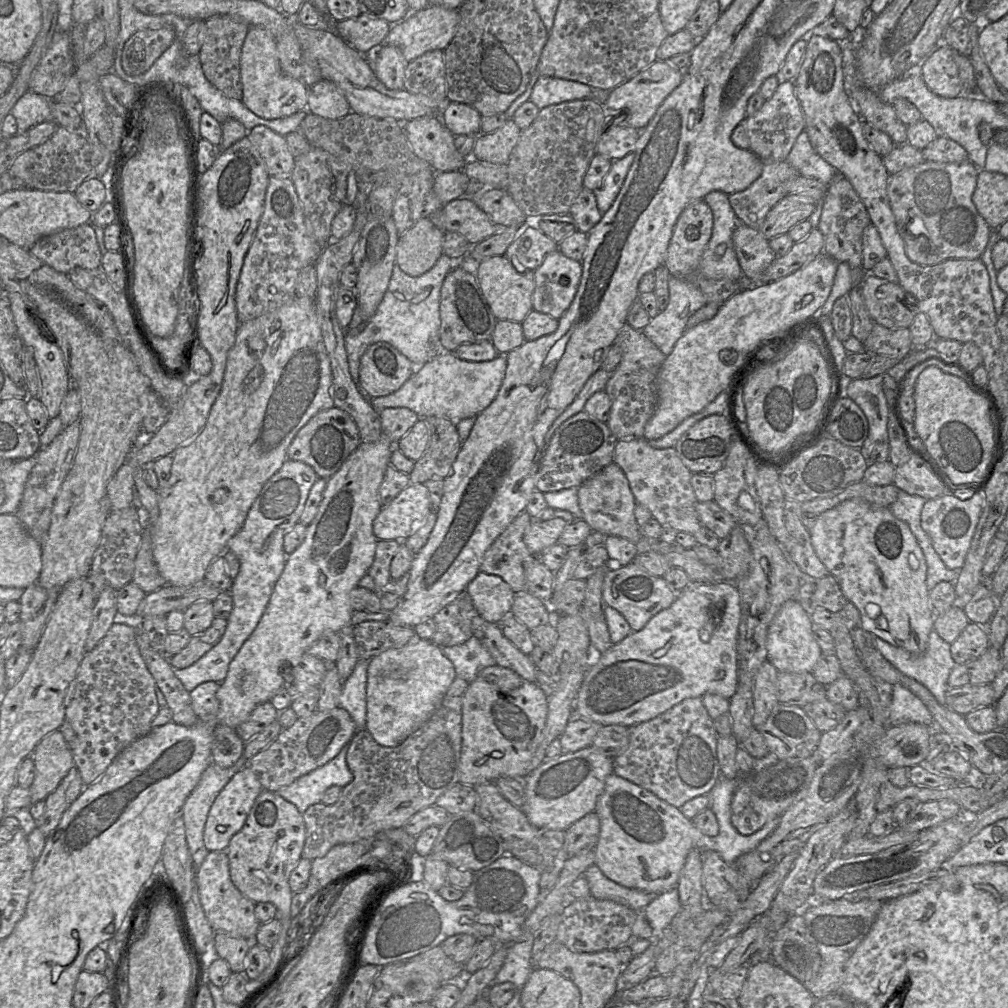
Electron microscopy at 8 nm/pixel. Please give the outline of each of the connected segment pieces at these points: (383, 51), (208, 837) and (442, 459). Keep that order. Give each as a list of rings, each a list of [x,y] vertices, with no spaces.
[[[382,44],[374,52],[365,55],[382,84],[391,90],[404,89],[405,69],[409,62],[397,47]]]
[[[247,767],[230,779],[215,799],[207,817],[203,839],[208,851],[220,851],[228,847],[231,838],[244,826],[254,801],[262,791],[259,778]]]
[[[438,416],[421,417],[429,427],[429,442],[424,454],[414,462],[410,483],[445,479],[462,445],[456,422]]]

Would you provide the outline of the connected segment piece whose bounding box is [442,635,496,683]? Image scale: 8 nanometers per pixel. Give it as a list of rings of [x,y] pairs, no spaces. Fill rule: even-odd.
[[[474,635],[462,644],[443,647],[442,652],[453,663],[456,676],[468,683],[475,680],[481,670],[496,664],[489,651]]]

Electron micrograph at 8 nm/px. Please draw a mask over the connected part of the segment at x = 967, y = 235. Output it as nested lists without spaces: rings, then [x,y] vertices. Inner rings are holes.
[[[969,160],[960,163],[943,163],[924,161],[923,163],[904,169],[896,174],[890,175],[887,185],[887,195],[890,207],[895,217],[898,232],[905,244],[905,252],[908,258],[919,265],[928,266],[938,264],[947,259],[979,259],[984,252],[990,235],[991,228],[984,218],[978,213],[972,195],[976,188],[979,169]],[[914,219],[920,219],[923,227],[929,233],[931,240],[930,251],[921,251],[916,243],[918,234],[913,238],[909,233],[913,230],[908,225],[917,226]]]

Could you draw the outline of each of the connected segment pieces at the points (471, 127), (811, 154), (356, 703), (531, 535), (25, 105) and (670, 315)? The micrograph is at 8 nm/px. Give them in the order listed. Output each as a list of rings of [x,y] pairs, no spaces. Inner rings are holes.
[[[449,102],[439,116],[454,136],[482,134],[482,116],[468,104]]]
[[[805,130],[797,137],[786,161],[800,175],[815,178],[824,184],[829,184],[838,174],[835,168],[813,149]]]
[[[358,660],[352,674],[343,682],[342,693],[339,699],[339,706],[350,714],[357,730],[366,728],[368,664],[369,660]]]
[[[558,517],[547,521],[532,520],[524,535],[528,550],[532,555],[540,555],[552,545],[557,544],[567,524],[568,522]]]
[[[31,90],[14,105],[11,114],[15,117],[18,133],[23,133],[43,122],[54,121],[51,100]]]
[[[669,276],[669,303],[642,332],[668,356],[686,331],[689,318],[707,303],[694,284]]]

